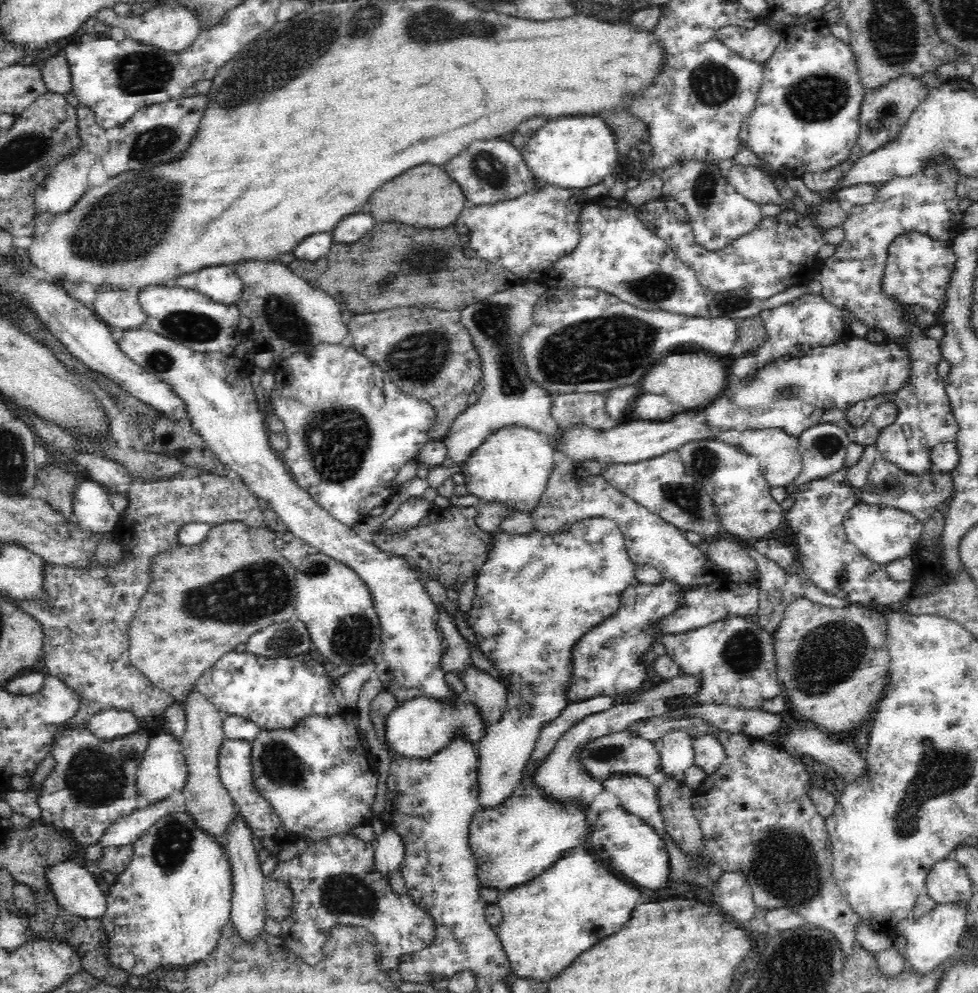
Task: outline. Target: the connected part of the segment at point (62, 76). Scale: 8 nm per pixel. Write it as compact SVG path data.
M64 54L46 59L41 64L41 69L49 91L61 95L72 93L72 90L74 90L72 69L70 69L70 63L68 63L68 59Z

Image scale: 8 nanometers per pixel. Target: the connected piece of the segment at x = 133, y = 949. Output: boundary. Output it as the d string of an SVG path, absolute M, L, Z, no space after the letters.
M186 808L174 809L166 811L162 814L162 818L158 818L146 832L142 833L134 842L134 852L132 862L128 864L128 868L112 878L112 887L109 890L108 908L103 914L104 924L106 924L106 933L110 939L110 960L112 964L118 964L124 968L128 974L135 976L146 976L150 969L156 966L190 966L192 962L198 962L202 958L206 958L212 949L216 946L218 939L222 936L222 930L226 924L231 922L232 898L234 894L234 871L233 862L228 854L228 849L225 843L217 838L217 835L208 831L204 826L201 826L195 816Z

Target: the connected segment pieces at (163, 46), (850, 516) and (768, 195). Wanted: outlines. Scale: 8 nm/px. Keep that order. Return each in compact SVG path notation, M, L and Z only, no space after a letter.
M161 5L147 10L142 14L129 14L127 16L117 15L114 10L101 10L96 14L98 24L108 24L119 26L124 30L126 36L132 40L138 41L146 46L154 46L164 52L182 52L199 35L199 26L197 17L185 8L174 5Z
M856 503L846 512L844 519L846 534L870 560L884 564L889 560L910 555L923 532L924 521L906 511L890 506Z
M735 164L728 170L726 180L750 201L783 206L786 204L770 175L760 167Z

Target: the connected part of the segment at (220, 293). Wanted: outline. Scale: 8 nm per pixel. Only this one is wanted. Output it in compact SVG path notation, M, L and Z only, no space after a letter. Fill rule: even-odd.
M215 263L200 270L186 271L174 276L174 285L194 289L223 303L234 303L242 292L243 284L232 265Z

